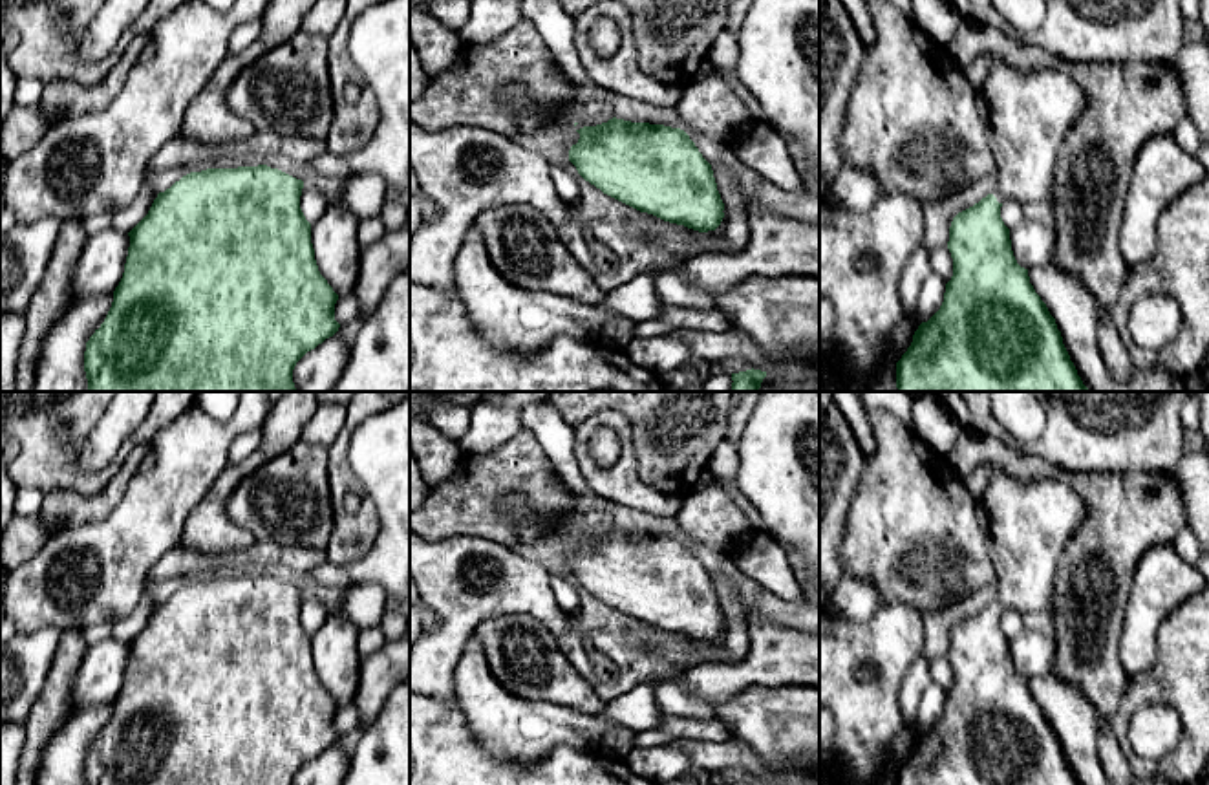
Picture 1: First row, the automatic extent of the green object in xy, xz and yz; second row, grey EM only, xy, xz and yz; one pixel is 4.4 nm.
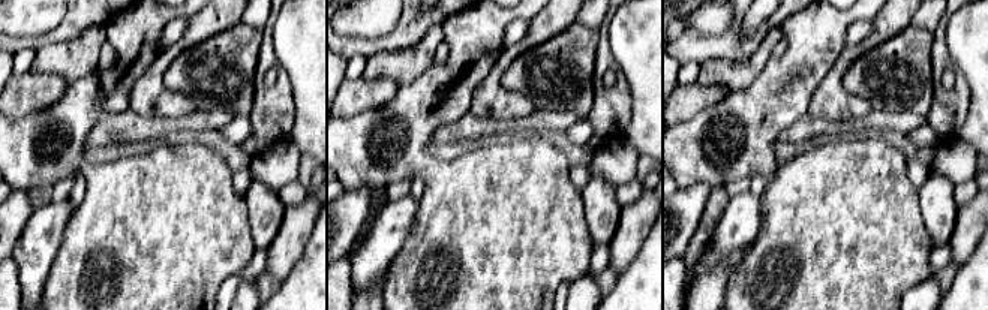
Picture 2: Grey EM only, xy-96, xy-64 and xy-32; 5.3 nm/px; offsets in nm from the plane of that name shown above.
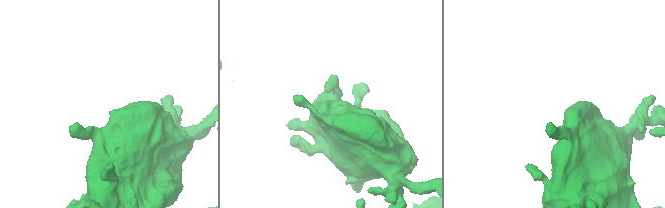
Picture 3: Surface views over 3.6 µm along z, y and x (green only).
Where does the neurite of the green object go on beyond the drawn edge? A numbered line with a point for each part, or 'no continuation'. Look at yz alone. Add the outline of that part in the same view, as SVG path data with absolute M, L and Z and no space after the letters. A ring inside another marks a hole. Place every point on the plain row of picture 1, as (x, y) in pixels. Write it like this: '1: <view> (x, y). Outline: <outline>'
1: yz (1027, 526). Outline: M997 478L977 498L977 518L997 573L999 613L1052 609L1059 558L1088 516L1081 496L1059 479Z

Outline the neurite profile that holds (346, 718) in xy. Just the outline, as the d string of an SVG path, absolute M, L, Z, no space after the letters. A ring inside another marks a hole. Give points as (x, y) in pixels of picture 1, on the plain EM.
M349 703L346 706L338 706L338 710L335 714L335 730L338 734L346 734L357 726L362 726L357 706L353 703Z

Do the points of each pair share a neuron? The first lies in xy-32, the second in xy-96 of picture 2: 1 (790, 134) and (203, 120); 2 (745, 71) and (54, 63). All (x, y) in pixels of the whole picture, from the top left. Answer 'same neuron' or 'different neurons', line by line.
1: same neuron
2: same neuron

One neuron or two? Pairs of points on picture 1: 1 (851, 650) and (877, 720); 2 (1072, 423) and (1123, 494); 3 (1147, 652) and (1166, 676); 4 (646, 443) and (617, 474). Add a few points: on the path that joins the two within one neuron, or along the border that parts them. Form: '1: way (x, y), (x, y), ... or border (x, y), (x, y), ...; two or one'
1: way (849, 666), (849, 692), (860, 703); one
2: border (1065, 469), (1080, 473), (1151, 473); two
3: border (1166, 619), (1158, 630), (1156, 661), (1131, 677); two
4: border (620, 414), (630, 423), (635, 473), (659, 491); two

